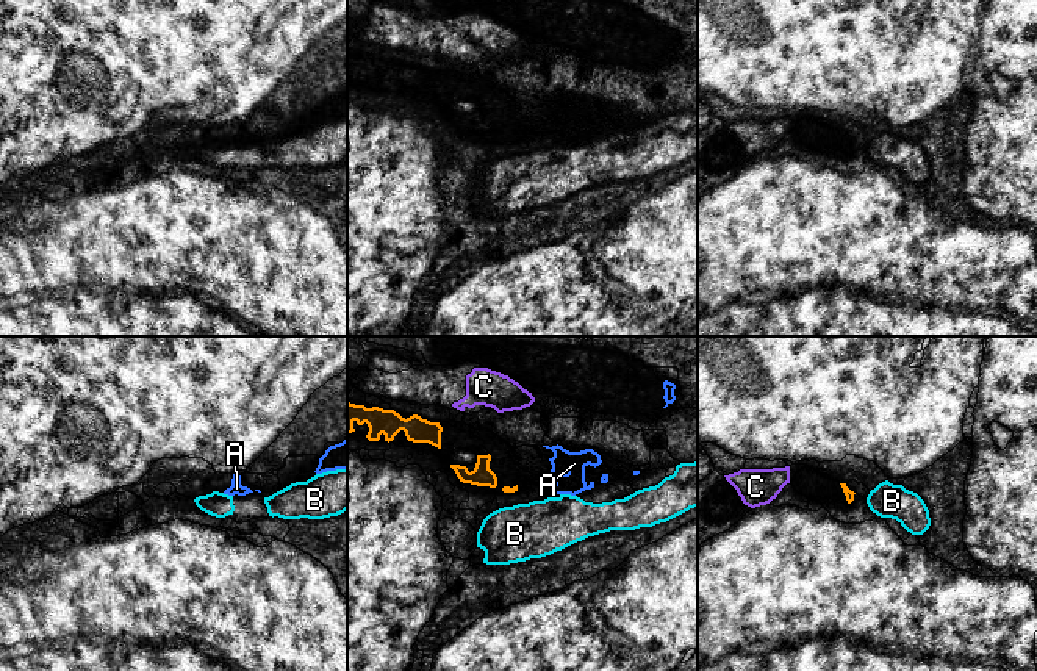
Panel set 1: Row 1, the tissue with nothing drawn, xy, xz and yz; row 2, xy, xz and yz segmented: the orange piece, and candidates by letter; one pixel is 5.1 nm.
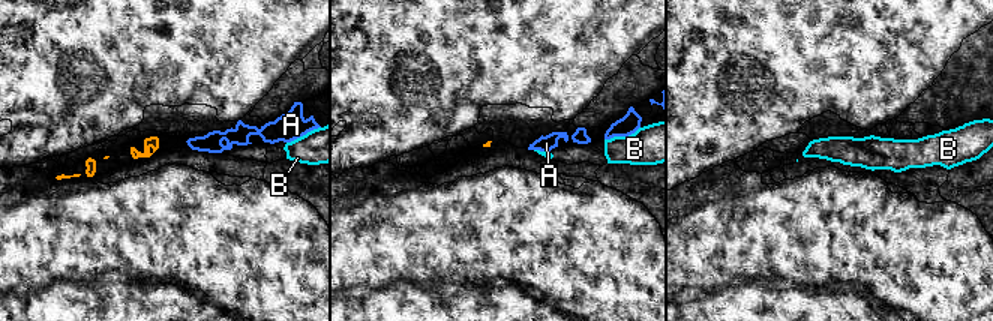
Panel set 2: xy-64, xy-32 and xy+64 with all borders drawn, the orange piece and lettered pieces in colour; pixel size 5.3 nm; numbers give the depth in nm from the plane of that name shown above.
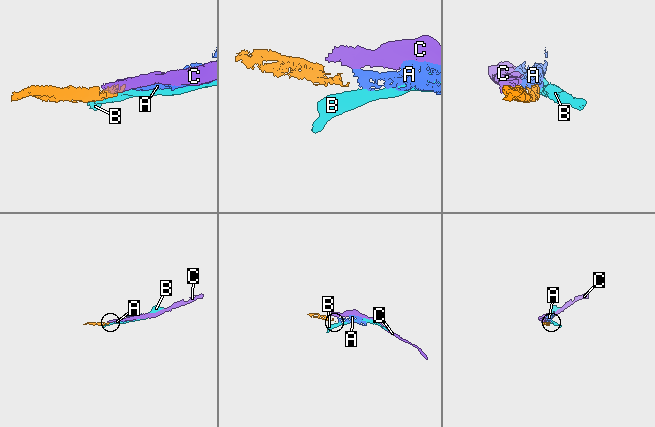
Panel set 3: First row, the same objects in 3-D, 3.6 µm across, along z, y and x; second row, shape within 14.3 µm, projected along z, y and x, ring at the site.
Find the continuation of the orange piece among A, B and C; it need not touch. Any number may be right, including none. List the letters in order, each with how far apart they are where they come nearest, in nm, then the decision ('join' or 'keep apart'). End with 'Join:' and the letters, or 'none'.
A: 190 nm | join
B: 70 nm | keep apart
C: 110 nm | keep apart
Join: A

